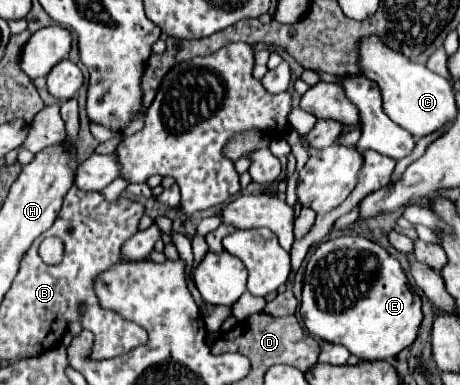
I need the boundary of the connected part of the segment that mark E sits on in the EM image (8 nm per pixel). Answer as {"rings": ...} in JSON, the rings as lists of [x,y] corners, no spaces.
{"rings":[[[342,235],[324,241],[308,259],[304,273],[304,291],[300,305],[302,321],[306,329],[328,343],[344,345],[352,355],[360,359],[388,359],[396,357],[402,349],[414,343],[422,323],[420,297],[408,287],[408,279],[400,263],[378,243],[366,237]]]}

